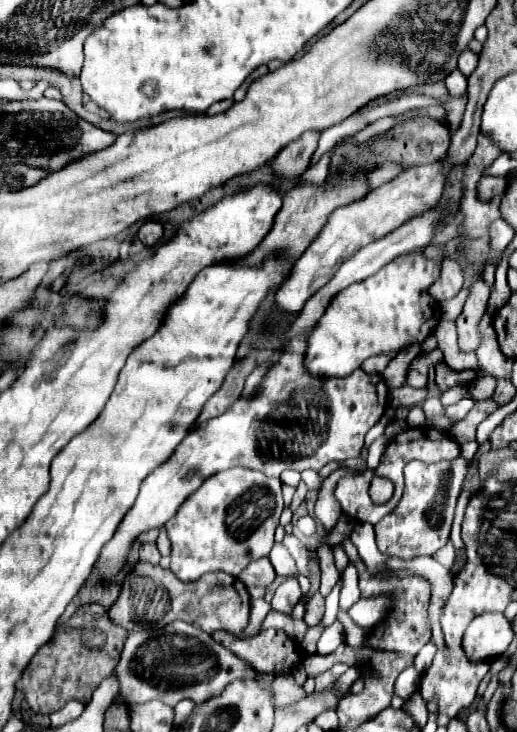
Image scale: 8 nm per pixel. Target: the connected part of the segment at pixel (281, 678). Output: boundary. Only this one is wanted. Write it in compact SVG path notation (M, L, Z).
M290 674L276 676L273 682L275 708L291 705L306 697L303 686L298 685Z

